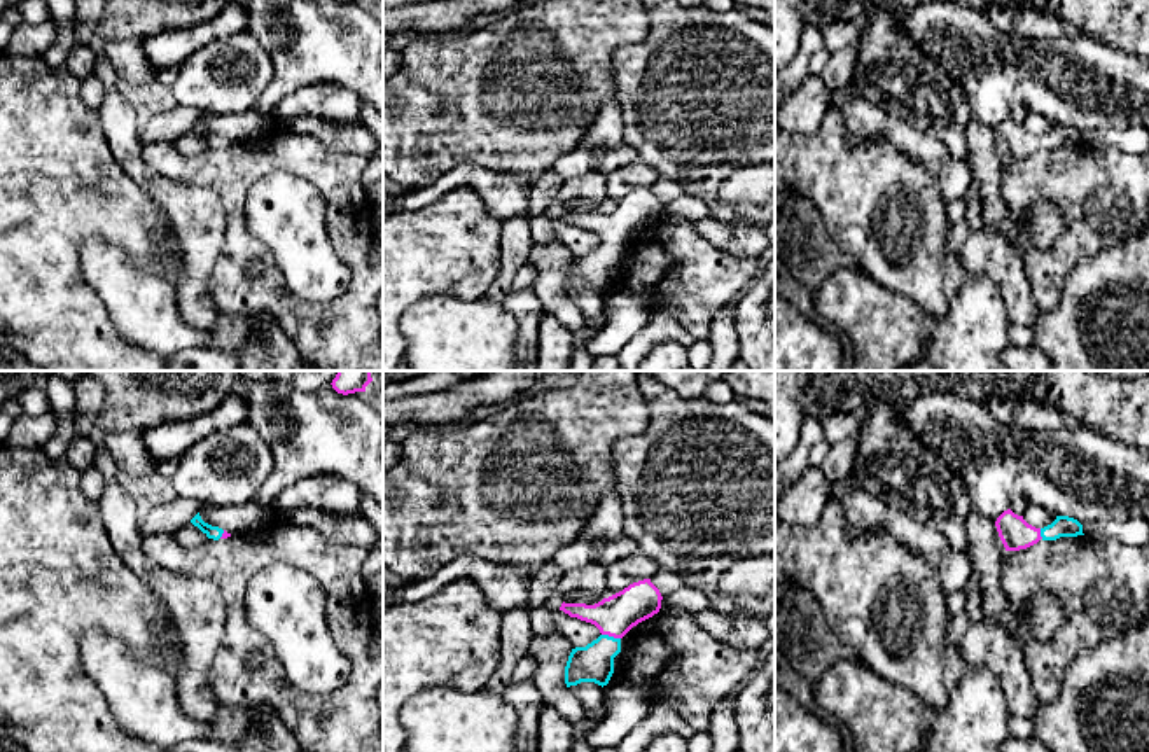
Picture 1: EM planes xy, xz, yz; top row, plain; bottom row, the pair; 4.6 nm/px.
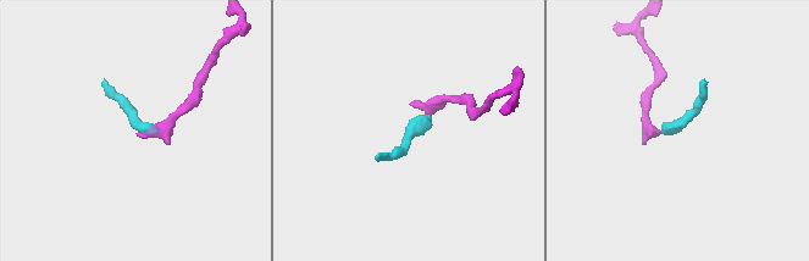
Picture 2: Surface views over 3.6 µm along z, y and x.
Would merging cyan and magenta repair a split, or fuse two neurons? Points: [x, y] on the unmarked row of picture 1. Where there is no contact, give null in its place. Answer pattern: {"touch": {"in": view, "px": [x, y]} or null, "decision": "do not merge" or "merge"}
{"touch": {"in": "xz", "px": [611, 245]}, "decision": "merge"}

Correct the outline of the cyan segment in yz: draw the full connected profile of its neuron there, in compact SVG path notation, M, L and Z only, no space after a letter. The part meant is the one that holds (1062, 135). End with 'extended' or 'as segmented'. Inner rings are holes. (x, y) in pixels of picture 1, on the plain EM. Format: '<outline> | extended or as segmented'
M1011 117L1004 119L995 129L999 145L1006 159L1027 157L1042 149L1056 149L1060 145L1077 145L1083 142L1083 133L1069 124L1056 124L1056 128L1044 135L1035 136L1028 133L1023 124L1014 122Z | extended

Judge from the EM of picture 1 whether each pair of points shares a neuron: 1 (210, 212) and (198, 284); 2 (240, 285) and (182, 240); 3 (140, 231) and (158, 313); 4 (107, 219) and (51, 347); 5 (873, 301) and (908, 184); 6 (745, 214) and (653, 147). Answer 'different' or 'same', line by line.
1: same
2: different
3: different
4: same
5: different
6: same

